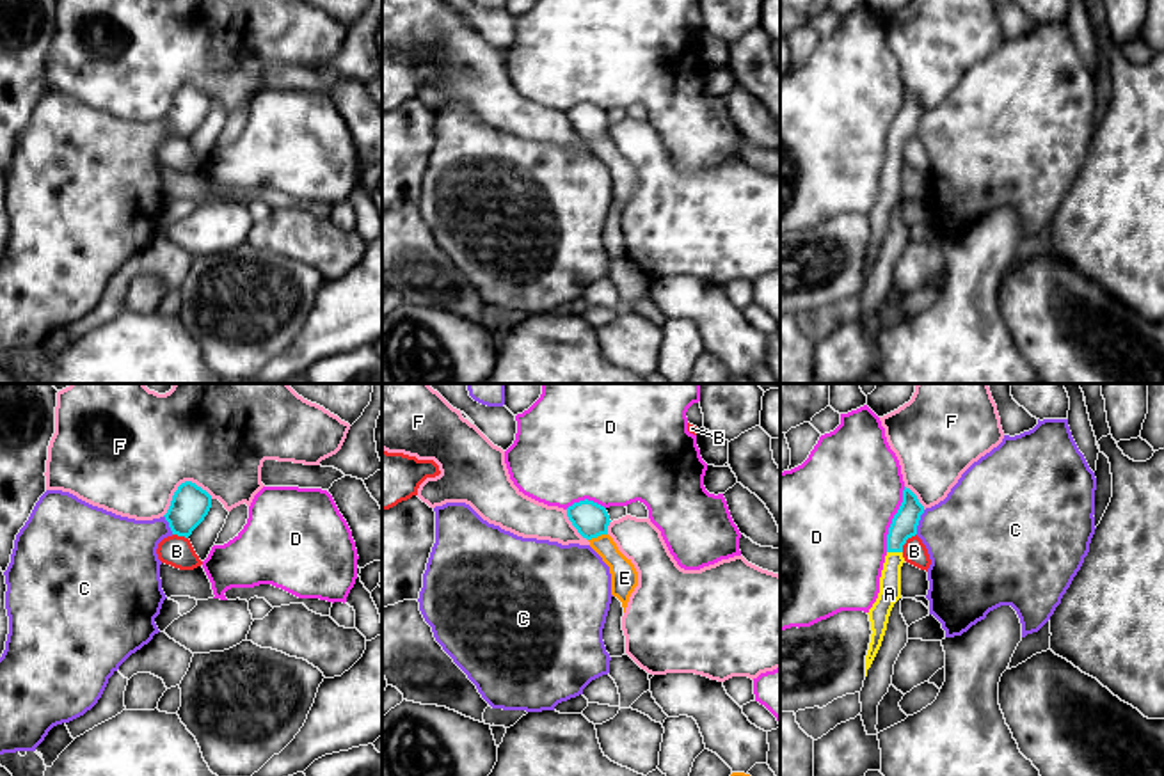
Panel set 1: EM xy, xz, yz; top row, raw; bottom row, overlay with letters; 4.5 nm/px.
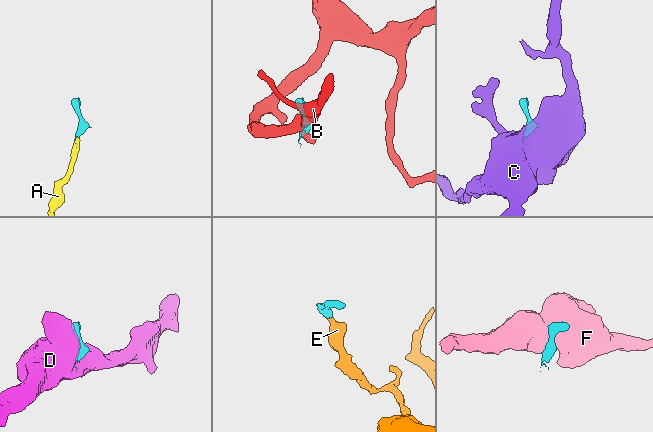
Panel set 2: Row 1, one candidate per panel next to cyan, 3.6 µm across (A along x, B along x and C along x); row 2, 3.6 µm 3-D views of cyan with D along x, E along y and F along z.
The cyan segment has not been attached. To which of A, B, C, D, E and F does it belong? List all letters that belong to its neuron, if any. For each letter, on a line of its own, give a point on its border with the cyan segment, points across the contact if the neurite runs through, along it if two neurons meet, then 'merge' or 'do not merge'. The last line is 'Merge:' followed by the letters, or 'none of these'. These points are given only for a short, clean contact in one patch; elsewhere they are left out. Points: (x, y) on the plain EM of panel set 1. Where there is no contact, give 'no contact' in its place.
A: yz (894, 153) | across yz (905, 125), (894, 144), (894, 153), (889, 196) | merge
B: yz (905, 144) | along yz (916, 135), (901, 153) | do not merge
C: yz (917, 125) | along yz (924, 112), (916, 135) | do not merge
D: yz (892, 121) | do not merge
E: xz (597, 137) | across xz (590, 121), (597, 137), (619, 166), (624, 180) | merge
F: xy (180, 87) | do not merge
Merge: A, E

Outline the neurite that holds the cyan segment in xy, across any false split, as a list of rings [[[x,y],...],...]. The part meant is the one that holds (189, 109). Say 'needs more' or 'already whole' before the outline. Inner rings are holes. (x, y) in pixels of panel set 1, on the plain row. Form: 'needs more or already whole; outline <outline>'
already whole; outline [[[185,83],[172,98],[163,117],[172,137],[188,140],[211,110],[211,98],[192,83]]]

